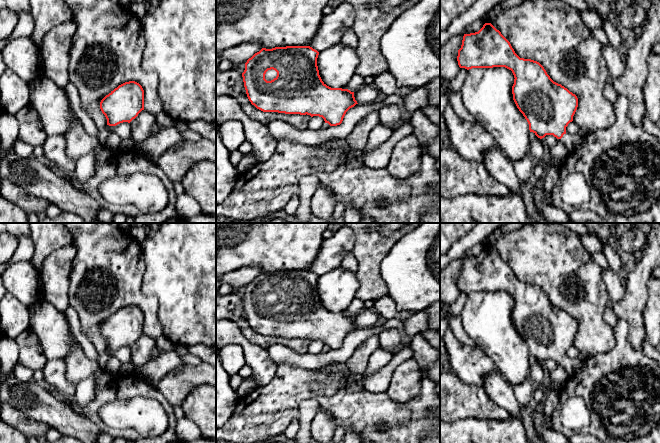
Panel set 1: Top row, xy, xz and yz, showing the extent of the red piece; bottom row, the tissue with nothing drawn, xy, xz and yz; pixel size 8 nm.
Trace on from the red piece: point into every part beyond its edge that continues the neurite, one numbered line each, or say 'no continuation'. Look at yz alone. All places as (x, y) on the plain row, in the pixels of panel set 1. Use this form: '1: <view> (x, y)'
1: yz (571, 365)

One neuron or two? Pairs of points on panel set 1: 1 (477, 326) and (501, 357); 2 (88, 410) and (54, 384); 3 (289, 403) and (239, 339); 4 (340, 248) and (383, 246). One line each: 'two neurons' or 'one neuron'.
1: one neuron
2: one neuron
3: two neurons
4: two neurons

